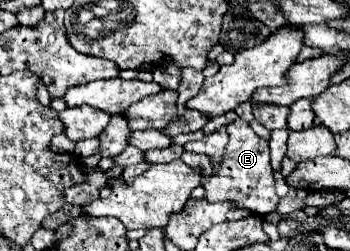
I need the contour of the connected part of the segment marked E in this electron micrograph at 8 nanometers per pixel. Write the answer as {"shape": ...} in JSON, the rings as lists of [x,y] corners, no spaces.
{"shape":[[[237,118],[227,126],[229,144],[223,156],[221,170],[215,172],[209,180],[203,180],[205,198],[209,202],[233,202],[241,208],[251,210],[253,214],[269,214],[277,210],[279,196],[275,194],[275,178],[269,164],[269,140],[259,138],[245,120]]]}

